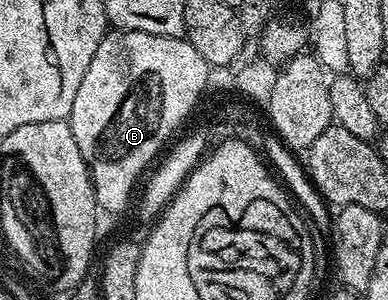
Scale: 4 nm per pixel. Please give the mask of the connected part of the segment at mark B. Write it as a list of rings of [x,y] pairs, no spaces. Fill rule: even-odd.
[[[119,28],[105,34],[102,44],[98,44],[98,52],[94,52],[94,60],[90,60],[90,68],[86,68],[86,76],[82,76],[82,84],[78,84],[74,108],[66,119],[92,176],[97,207],[115,209],[122,205],[124,198],[128,198],[130,180],[142,178],[173,141],[172,133],[199,104],[200,93],[208,84],[210,86],[208,73],[210,67],[207,60],[184,38],[163,38],[157,34]]]

